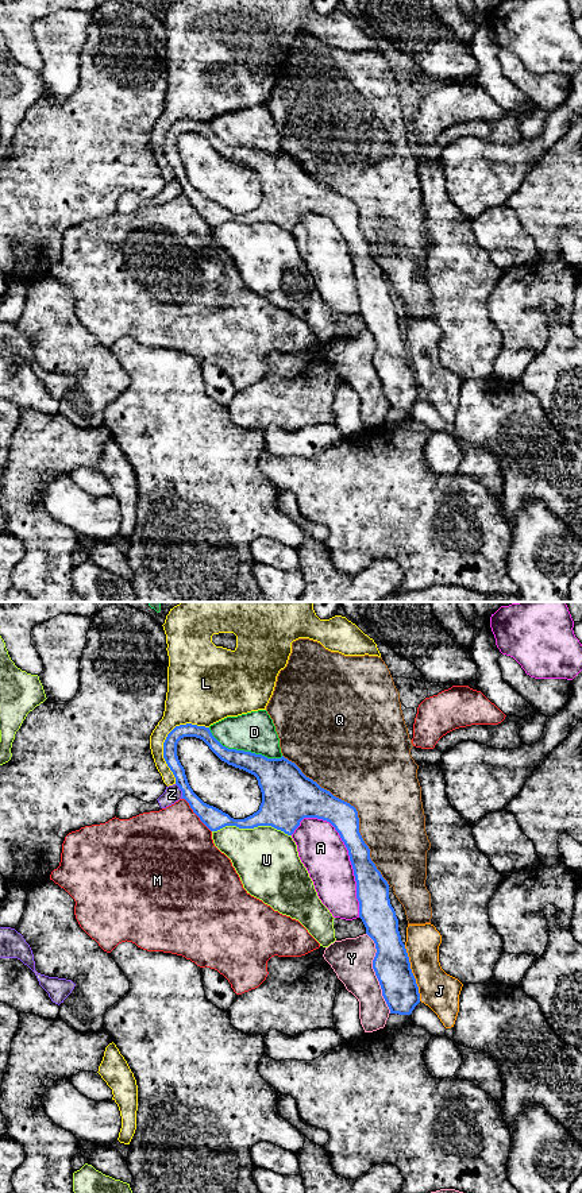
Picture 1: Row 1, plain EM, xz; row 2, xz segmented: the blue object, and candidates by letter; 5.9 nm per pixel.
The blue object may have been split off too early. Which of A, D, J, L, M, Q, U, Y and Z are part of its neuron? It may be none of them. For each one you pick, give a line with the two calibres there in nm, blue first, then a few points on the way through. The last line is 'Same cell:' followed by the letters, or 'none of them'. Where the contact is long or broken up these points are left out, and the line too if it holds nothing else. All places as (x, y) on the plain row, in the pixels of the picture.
Same cell: none of them

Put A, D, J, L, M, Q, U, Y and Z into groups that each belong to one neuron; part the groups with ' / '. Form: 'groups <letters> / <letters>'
groups A / D / J Z / L / M / Q / U / Y

